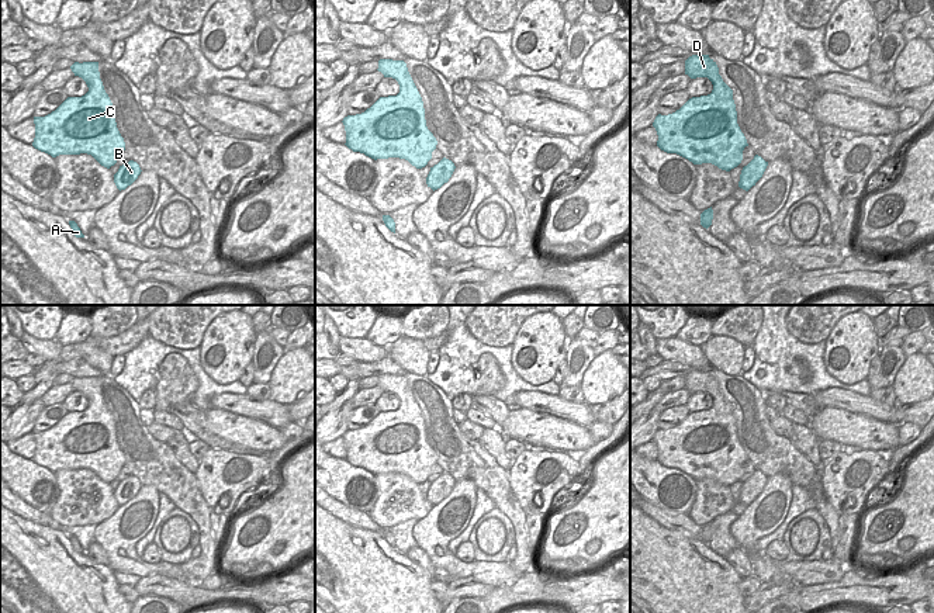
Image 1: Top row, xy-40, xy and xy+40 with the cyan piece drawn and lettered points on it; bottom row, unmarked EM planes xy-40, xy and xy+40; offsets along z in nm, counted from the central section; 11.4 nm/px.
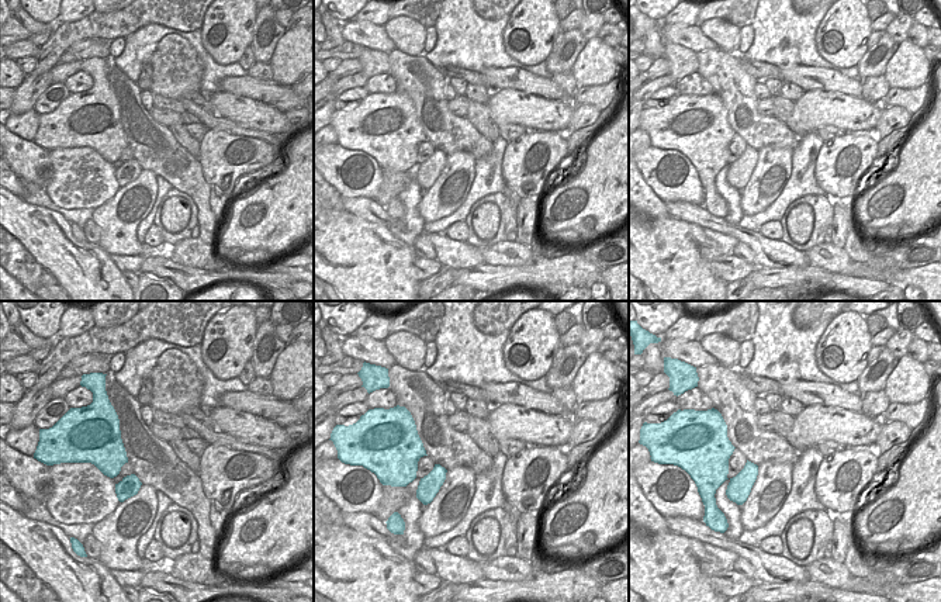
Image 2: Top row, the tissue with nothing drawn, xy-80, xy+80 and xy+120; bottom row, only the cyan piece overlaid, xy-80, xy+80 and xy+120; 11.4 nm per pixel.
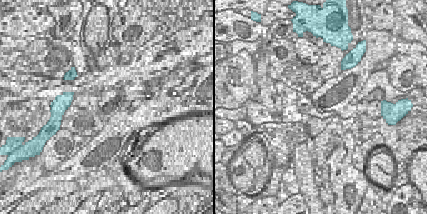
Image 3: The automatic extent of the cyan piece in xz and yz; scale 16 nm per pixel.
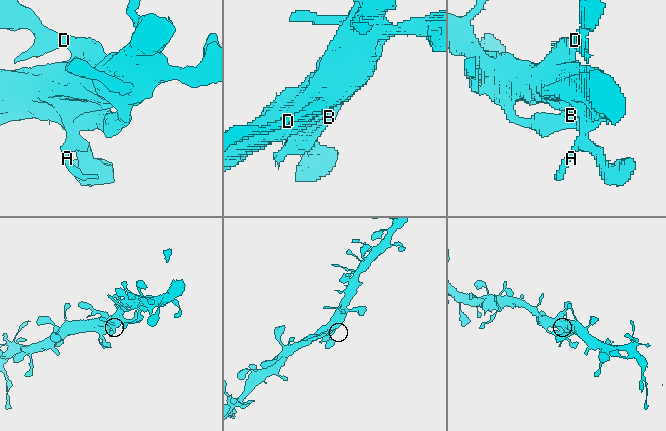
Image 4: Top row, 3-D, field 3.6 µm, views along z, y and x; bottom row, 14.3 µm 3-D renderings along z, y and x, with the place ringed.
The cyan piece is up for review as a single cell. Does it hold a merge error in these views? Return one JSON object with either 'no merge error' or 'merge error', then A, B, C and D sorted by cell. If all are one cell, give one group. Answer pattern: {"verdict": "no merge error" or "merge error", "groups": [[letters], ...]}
{"verdict": "no merge error", "groups": [["A", "B", "C", "D"]]}

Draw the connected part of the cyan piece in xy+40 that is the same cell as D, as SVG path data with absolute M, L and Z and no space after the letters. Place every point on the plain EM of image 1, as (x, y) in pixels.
M709 370L689 371L685 389L691 394L708 392L713 405L708 411L689 413L672 429L658 429L653 437L657 461L693 479L712 478L730 486L741 478L743 465L748 461L737 439L733 405L723 396Z

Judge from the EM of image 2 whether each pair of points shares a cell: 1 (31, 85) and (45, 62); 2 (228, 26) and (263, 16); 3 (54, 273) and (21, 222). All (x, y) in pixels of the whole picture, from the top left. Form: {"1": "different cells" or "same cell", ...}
{"1": "different cells", "2": "different cells", "3": "same cell"}

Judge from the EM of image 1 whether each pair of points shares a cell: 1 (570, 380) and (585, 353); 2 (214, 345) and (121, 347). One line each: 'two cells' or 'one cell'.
1: one cell
2: two cells

